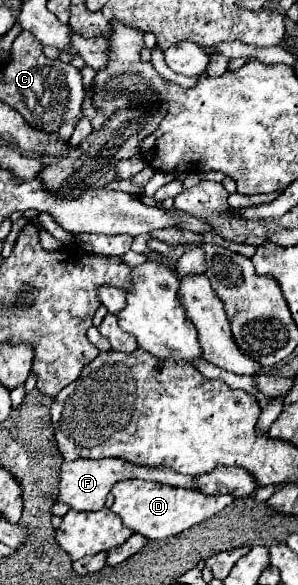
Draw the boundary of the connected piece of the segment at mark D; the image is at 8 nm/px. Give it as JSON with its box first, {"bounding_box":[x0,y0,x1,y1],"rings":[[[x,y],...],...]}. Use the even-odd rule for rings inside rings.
{"bounding_box":[111,480,233,540],"rings":[[[121,480],[111,488],[115,502],[111,510],[123,520],[127,528],[139,532],[151,540],[163,540],[175,536],[205,518],[221,512],[227,504],[233,502],[233,496],[207,496],[201,492],[193,492],[187,488],[175,488],[167,484],[155,484],[147,480]]]}

